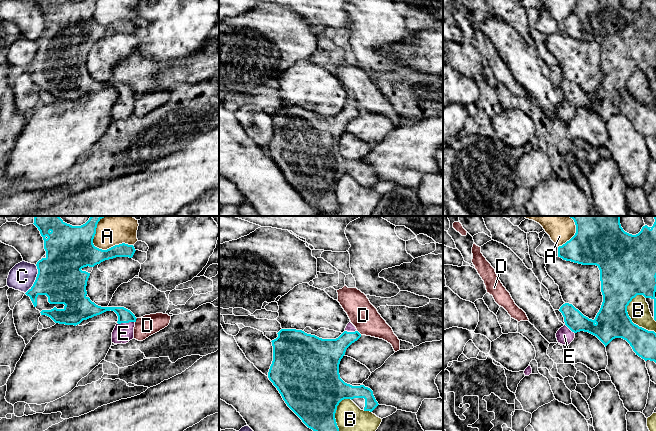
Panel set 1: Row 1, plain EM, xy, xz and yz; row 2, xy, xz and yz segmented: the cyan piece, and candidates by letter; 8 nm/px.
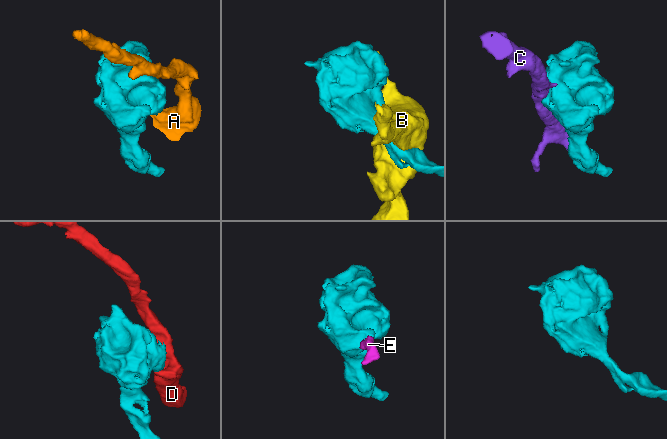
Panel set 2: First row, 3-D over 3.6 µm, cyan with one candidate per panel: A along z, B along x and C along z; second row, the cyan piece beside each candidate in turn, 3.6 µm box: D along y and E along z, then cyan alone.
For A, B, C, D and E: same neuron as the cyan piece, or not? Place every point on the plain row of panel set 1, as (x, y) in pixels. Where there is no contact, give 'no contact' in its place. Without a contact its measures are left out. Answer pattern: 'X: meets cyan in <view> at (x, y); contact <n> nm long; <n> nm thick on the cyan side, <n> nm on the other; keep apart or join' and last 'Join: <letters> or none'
A: meets cyan in xy at (103, 26); contact 340 nm long; 340 nm thick on the cyan side, 190 nm on the other; keep apart
B: meets cyan in yz at (630, 95); contact 360 nm long; 280 nm thick on the cyan side, 180 nm on the other; keep apart
C: meets cyan in xy at (36, 55); contact 240 nm long; 360 nm thick on the cyan side, 220 nm on the other; keep apart
D: meets cyan in xy at (135, 96); contact 40 nm long; 110 nm thick on the cyan side, 160 nm on the other; keep apart
E: meets cyan in xy at (125, 98); contact 140 nm long; 110 nm thick on the cyan side, 160 nm on the other; join
Join: E

